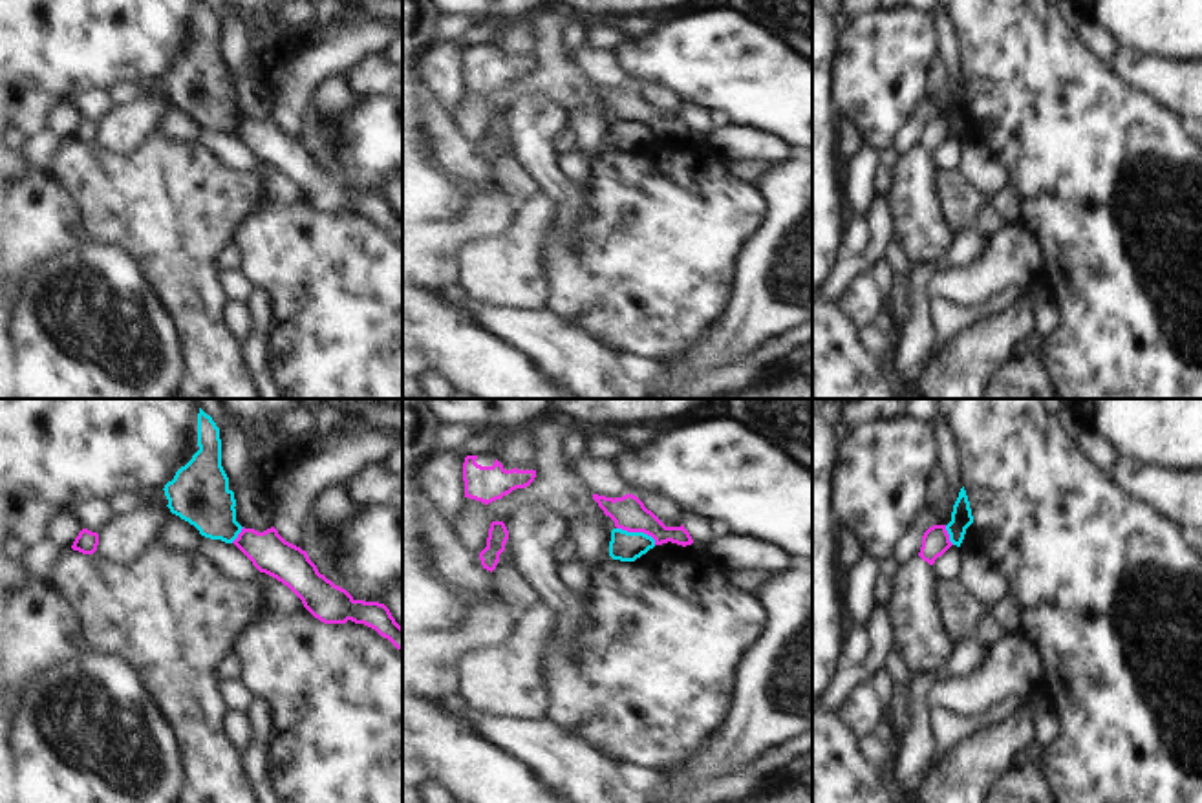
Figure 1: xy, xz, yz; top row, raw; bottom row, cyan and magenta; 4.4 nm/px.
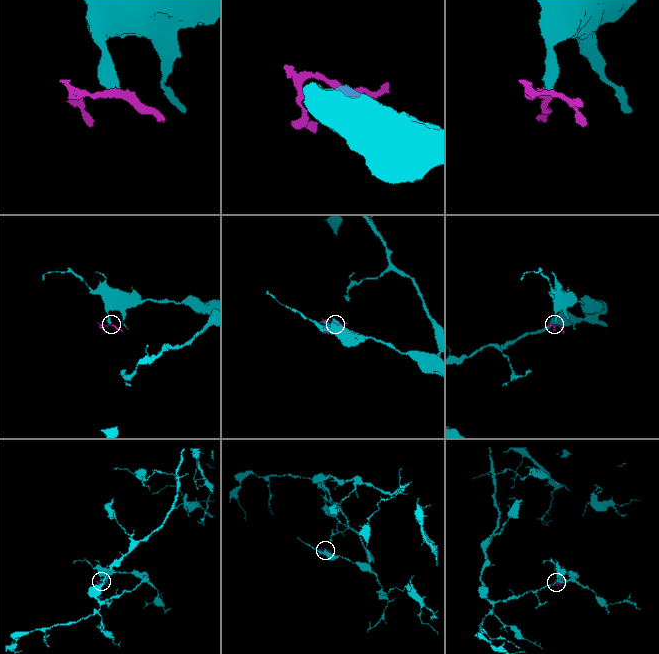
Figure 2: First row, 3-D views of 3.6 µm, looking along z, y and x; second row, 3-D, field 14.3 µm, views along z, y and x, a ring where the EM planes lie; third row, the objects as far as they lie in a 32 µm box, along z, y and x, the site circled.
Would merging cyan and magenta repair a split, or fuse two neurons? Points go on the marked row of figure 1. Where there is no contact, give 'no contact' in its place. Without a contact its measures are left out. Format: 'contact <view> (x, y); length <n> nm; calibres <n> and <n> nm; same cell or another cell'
contact xz (637, 533); length 190 nm; calibres 130 and 150 nm; another cell

